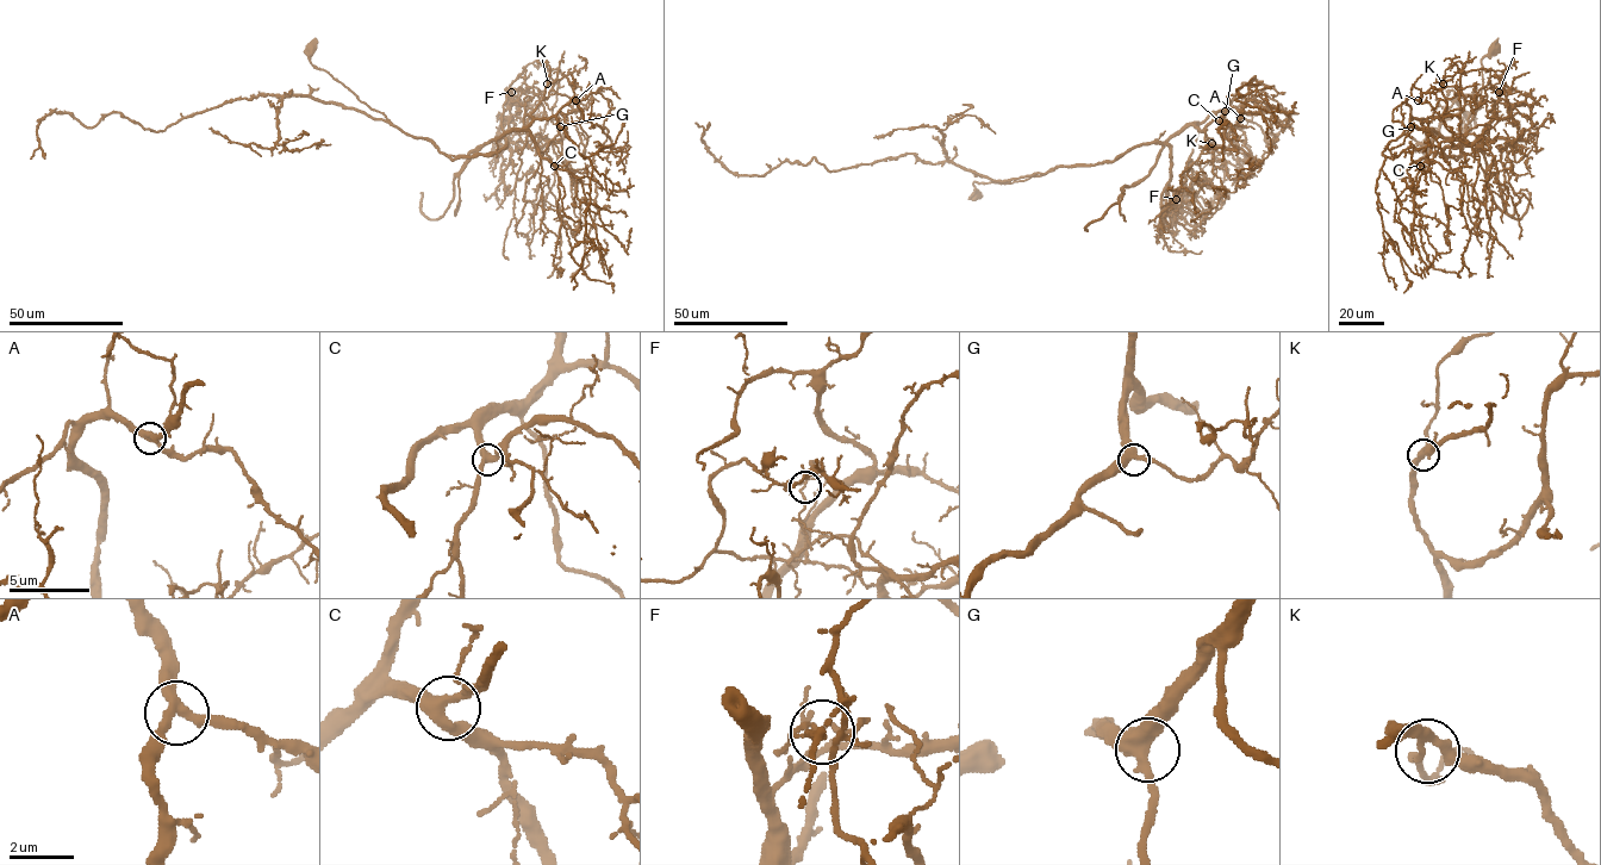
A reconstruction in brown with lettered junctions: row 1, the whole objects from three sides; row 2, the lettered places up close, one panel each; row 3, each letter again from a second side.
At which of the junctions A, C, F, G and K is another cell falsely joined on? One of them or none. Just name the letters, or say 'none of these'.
F

